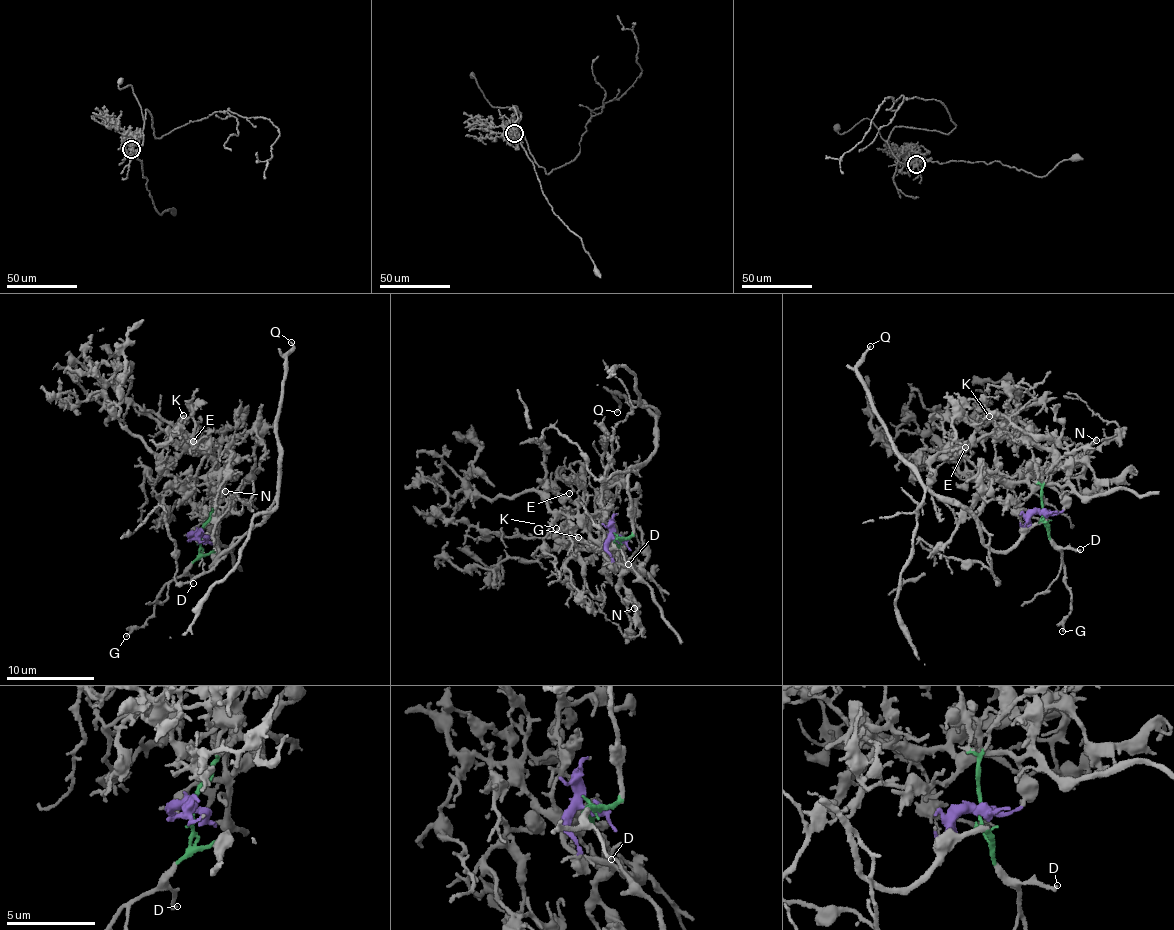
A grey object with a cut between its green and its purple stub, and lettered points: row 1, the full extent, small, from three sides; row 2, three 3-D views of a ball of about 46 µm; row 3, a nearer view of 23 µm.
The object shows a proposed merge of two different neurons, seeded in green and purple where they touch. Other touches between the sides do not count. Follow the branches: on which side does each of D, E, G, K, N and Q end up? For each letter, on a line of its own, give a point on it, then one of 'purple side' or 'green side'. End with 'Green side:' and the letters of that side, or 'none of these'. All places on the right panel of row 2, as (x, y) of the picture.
D: place (1080, 549); green side
E: place (965, 447); purple side
G: place (1062, 631); green side
K: place (989, 416); purple side
N: place (1096, 440); purple side
Q: place (870, 346); green side
Green side: D, G, Q

